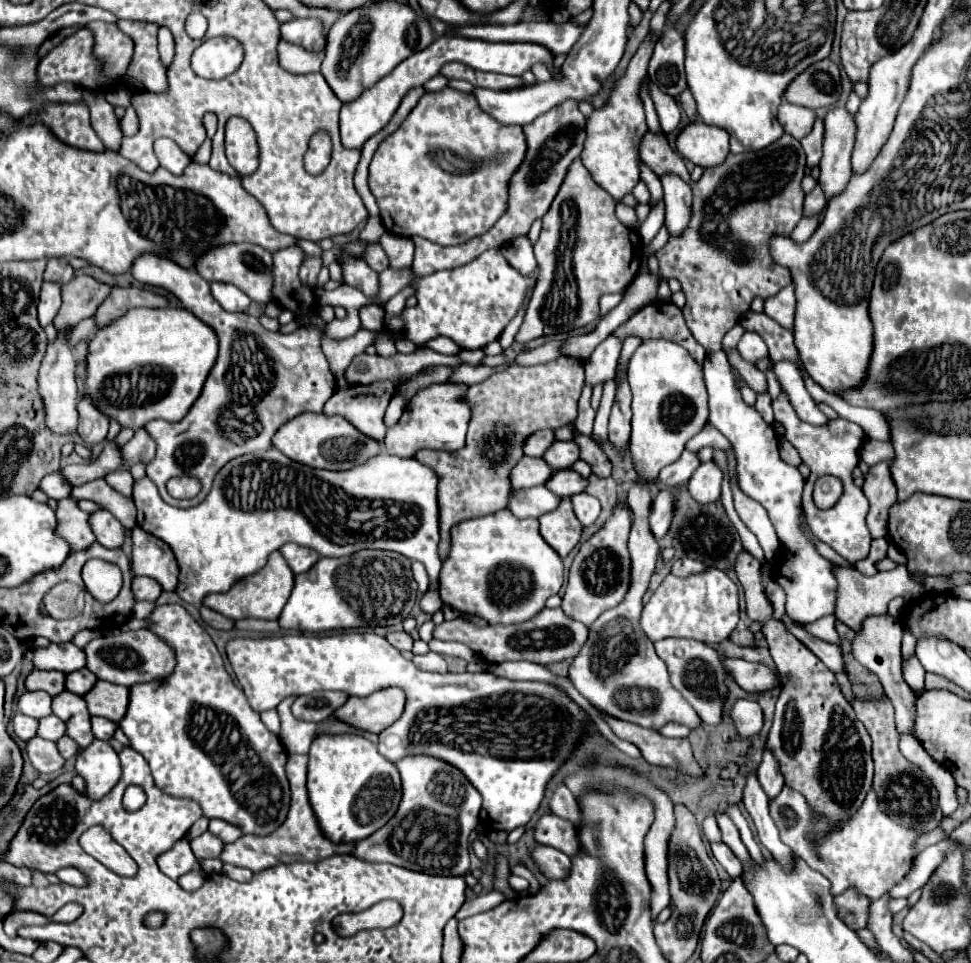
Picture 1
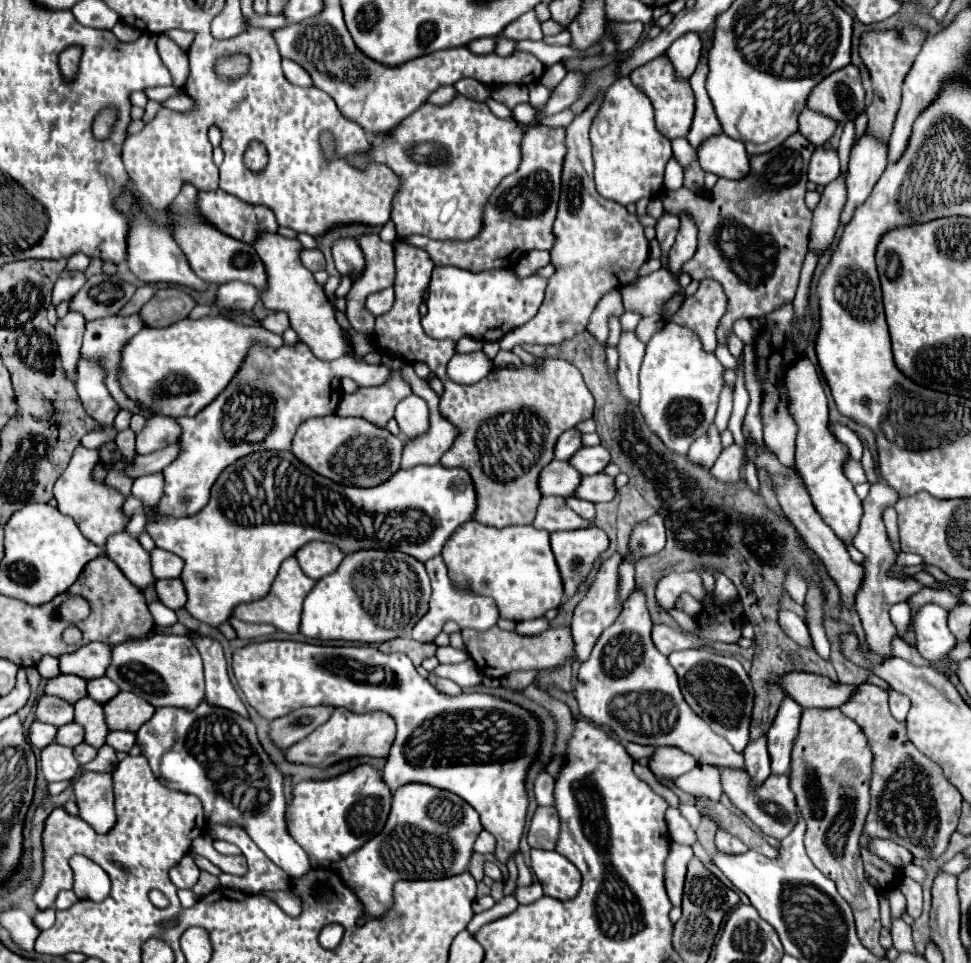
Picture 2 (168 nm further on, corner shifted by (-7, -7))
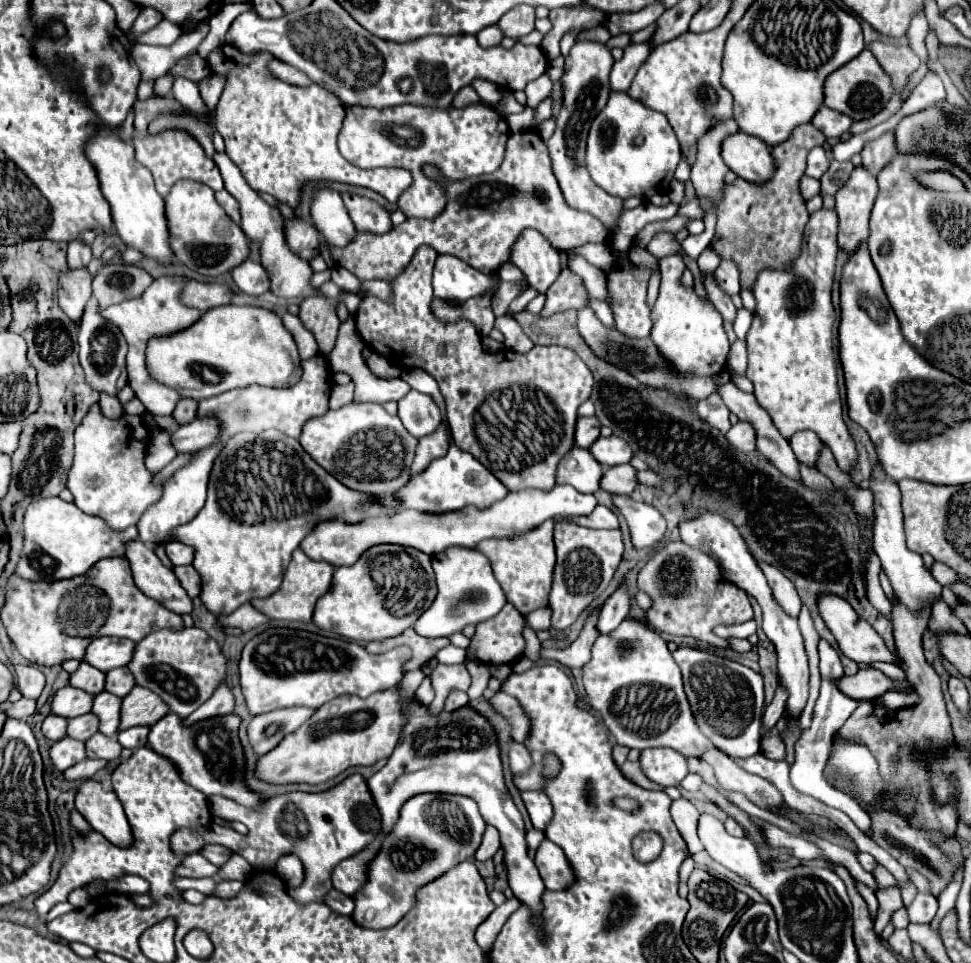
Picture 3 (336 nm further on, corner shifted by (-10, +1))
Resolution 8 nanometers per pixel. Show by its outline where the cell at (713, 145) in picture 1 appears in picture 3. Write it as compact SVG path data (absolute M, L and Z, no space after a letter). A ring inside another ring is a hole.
M741 130L721 142L721 156L729 170L743 180L765 182L773 174L769 146Z

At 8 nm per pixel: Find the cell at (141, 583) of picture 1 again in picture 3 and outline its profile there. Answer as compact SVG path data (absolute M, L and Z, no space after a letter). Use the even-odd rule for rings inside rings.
M177 566L173 572L175 572L177 580L181 582L181 586L187 590L189 598L199 596L199 592L201 592L201 578L195 572L193 566Z

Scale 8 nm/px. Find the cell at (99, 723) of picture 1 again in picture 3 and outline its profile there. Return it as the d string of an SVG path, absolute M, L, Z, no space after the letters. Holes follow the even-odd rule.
M135 726L135 728L123 730L123 732L119 732L119 744L123 748L129 748L129 750L141 748L141 746L145 746L147 732L149 732L149 728L145 728L145 726Z

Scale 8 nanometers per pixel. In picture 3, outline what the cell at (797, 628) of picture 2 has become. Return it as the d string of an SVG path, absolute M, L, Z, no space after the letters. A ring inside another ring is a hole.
M761 564L761 570L773 590L773 598L777 600L777 604L783 608L785 614L789 614L791 618L797 618L799 610L801 610L801 600L797 596L793 582L787 580L785 576L781 576L781 572L777 572L777 568L769 568L769 564Z

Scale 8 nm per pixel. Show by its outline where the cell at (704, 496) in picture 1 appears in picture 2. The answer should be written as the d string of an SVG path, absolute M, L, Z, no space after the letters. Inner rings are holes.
M730 444L728 448L722 450L710 472L722 482L734 482L740 478L742 464L744 464L744 448L738 444Z

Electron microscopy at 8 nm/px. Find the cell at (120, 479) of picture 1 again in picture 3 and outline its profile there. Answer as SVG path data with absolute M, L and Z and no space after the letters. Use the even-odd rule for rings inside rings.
M41 498L33 500L27 506L23 518L23 552L15 574L31 582L51 582L65 580L79 574L85 574L95 562L109 556L123 556L123 542L137 538L137 528L129 526L127 530L116 533L105 521L81 512L75 504L61 498ZM37 548L37 554L35 554Z

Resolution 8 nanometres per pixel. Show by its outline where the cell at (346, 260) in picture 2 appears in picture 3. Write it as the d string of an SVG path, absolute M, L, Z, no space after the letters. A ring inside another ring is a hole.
M329 188L315 194L311 216L319 234L323 234L325 242L333 248L345 248L357 234L343 204L343 198Z

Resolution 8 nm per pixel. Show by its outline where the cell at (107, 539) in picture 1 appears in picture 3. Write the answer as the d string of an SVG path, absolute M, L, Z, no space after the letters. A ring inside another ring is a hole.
M129 540L125 544L125 558L129 560L133 580L143 594L175 614L191 612L191 598L175 578L173 570L163 566L163 562L155 556L153 548L141 540Z

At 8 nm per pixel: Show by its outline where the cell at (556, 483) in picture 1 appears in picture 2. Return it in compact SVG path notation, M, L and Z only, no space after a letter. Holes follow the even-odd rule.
M594 474L594 476L582 476L582 482L576 490L576 496L588 502L610 502L616 496L614 478L608 474Z

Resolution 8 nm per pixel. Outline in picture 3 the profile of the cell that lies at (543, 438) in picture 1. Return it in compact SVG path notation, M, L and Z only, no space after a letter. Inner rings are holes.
M577 418L575 424L575 446L589 448L599 438L599 420L597 418Z

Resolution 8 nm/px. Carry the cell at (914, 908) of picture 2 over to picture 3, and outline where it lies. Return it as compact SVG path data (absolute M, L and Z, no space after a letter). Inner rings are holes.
M917 894L911 906L907 908L911 922L931 922L937 912L937 898L931 894Z

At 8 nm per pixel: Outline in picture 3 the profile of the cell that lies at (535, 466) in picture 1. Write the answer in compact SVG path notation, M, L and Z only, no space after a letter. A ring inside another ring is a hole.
M571 448L557 466L557 484L569 484L579 492L597 492L603 466L585 448Z

